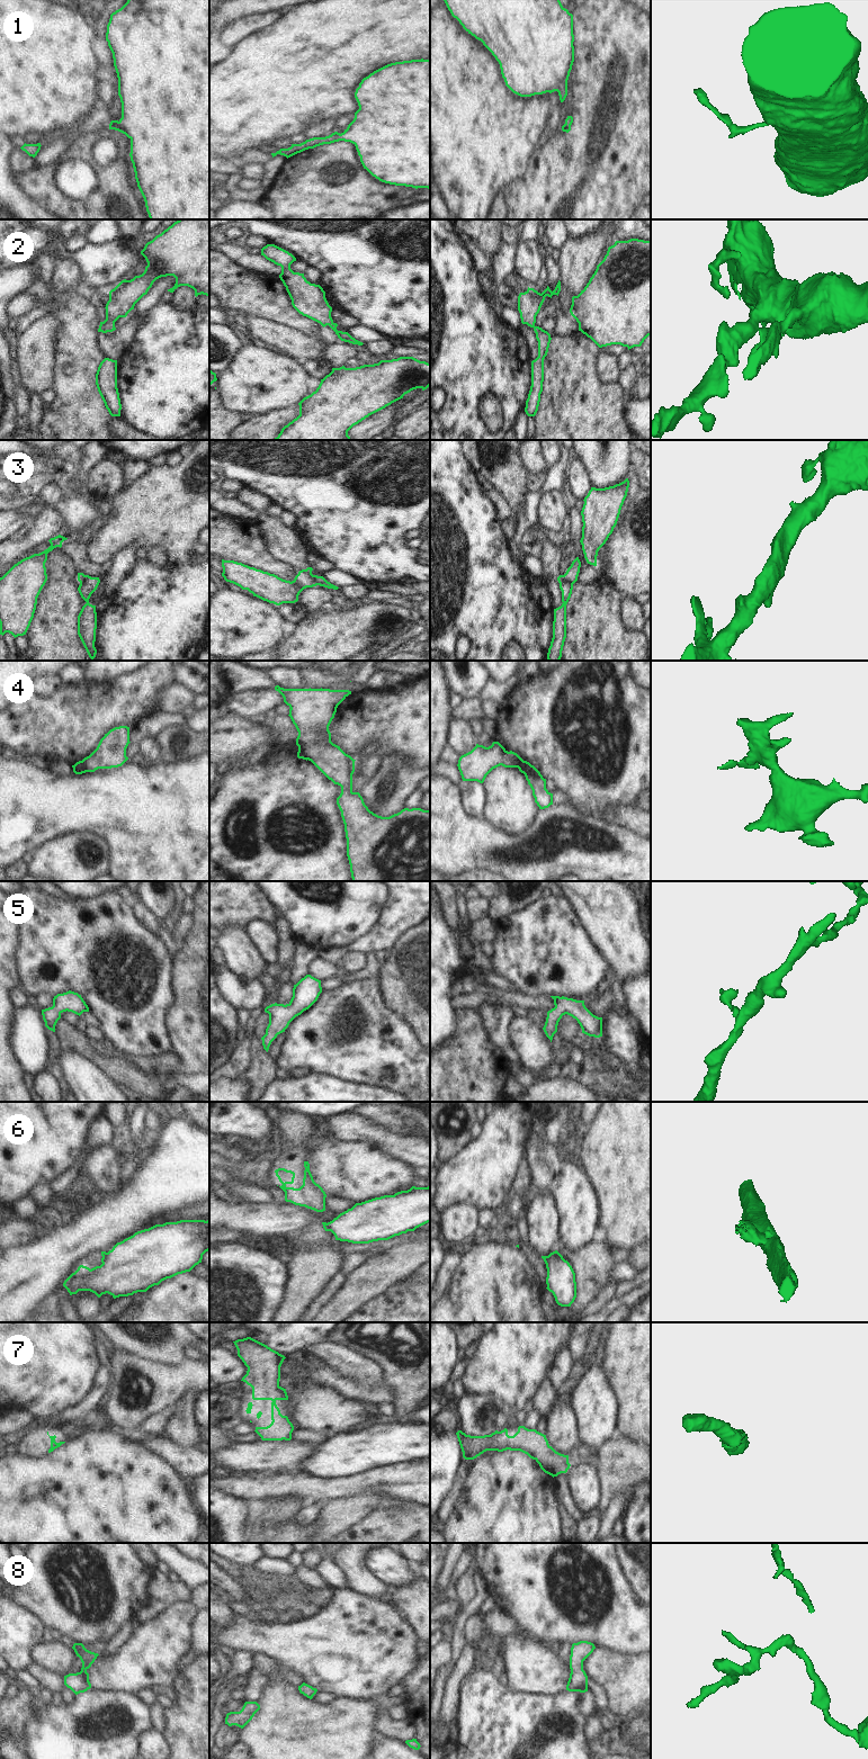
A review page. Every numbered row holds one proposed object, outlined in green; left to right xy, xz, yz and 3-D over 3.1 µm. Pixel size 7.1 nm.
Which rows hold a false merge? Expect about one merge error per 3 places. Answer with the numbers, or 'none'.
3, 4, 6

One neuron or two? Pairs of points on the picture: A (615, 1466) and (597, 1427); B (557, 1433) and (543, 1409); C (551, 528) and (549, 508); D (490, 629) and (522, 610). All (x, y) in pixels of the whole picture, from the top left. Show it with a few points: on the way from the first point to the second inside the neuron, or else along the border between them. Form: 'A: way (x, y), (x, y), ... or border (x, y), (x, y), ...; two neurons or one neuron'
A: border (610, 1437), (598, 1447), (588, 1447), (580, 1443); two neurons
B: border (560, 1400), (546, 1418); two neurons
C: way (551, 523), (551, 512); one neuron
D: way (498, 621), (509, 610), (515, 610); one neuron

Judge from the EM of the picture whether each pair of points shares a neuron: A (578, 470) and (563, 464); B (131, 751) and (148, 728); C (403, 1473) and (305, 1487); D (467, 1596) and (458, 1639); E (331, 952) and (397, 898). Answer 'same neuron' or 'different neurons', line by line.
A: different neurons
B: different neurons
C: same neuron
D: different neurons
E: same neuron

